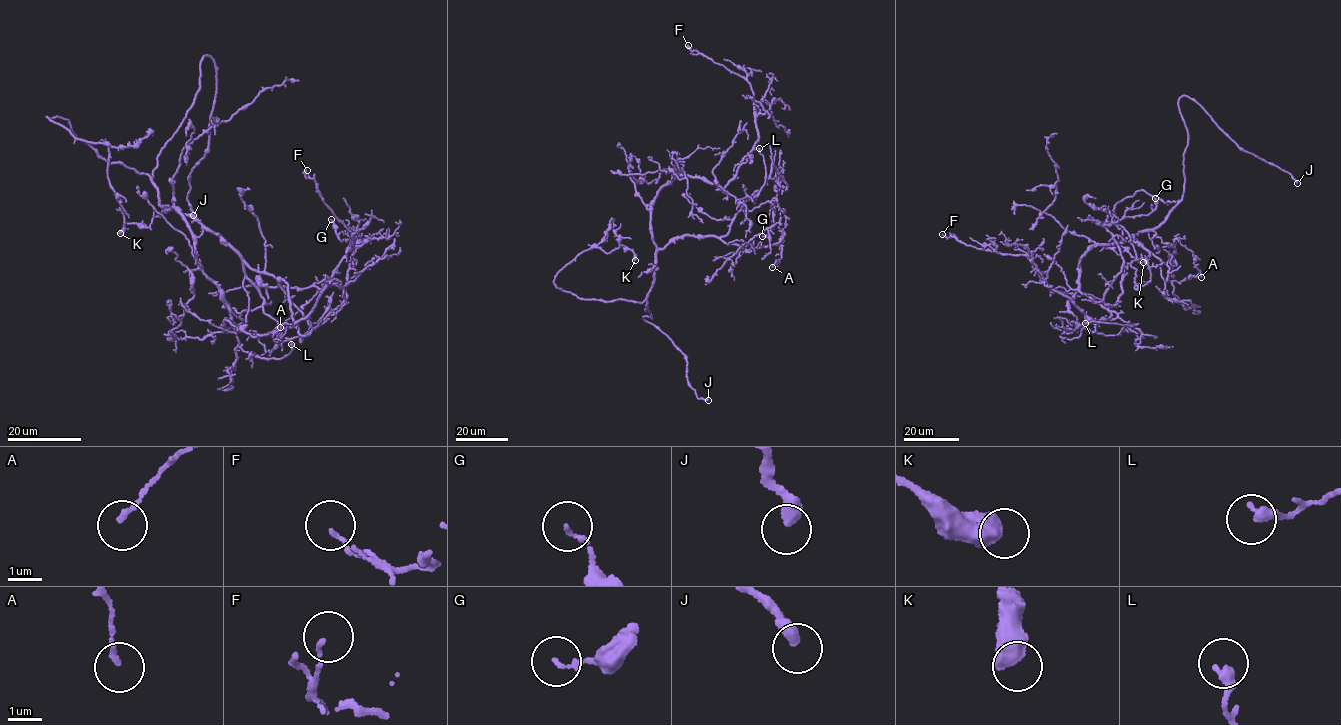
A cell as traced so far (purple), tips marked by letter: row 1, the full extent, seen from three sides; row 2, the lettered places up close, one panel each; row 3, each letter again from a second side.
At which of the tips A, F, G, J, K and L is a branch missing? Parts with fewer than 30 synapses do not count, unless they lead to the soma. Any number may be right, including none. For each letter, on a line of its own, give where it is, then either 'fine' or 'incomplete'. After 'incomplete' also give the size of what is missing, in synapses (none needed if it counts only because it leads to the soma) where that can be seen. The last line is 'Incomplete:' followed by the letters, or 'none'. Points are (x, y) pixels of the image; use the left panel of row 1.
A: (280, 327) | fine
F: (307, 170) | fine
G: (331, 219) | fine
J: (193, 215) | incomplete
K: (120, 233) | fine
L: (291, 344) | fine
Incomplete: J

